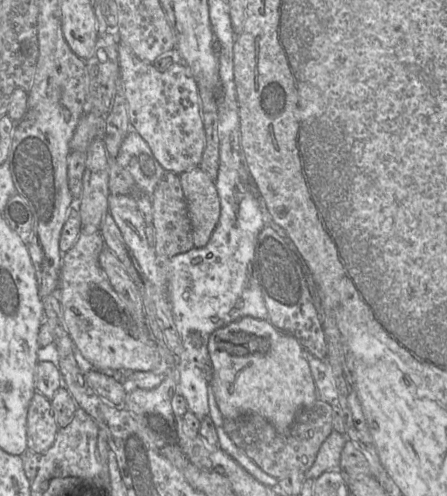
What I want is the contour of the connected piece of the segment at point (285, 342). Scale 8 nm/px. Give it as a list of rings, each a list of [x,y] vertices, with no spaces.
[[[245,316],[215,330],[208,341],[208,352],[213,365],[211,386],[224,419],[253,413],[265,418],[278,433],[284,434],[293,425],[298,412],[316,400],[315,383],[304,357],[304,348],[297,339],[275,328],[268,319]]]

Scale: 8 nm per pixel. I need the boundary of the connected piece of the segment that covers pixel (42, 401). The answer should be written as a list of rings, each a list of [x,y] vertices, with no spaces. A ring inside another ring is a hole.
[[[35,392],[27,411],[26,438],[28,450],[37,456],[43,455],[54,443],[58,430],[51,401],[42,394]]]

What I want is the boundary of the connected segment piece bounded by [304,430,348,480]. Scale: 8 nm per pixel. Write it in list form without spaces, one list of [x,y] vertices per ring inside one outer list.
[[[333,431],[322,443],[313,465],[304,473],[305,478],[316,480],[327,471],[341,472],[340,456],[348,438],[345,434]]]

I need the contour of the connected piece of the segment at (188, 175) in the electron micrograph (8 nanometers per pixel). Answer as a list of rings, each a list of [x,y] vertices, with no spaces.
[[[198,166],[179,175],[188,204],[194,247],[204,247],[220,218],[220,199],[215,182]]]

